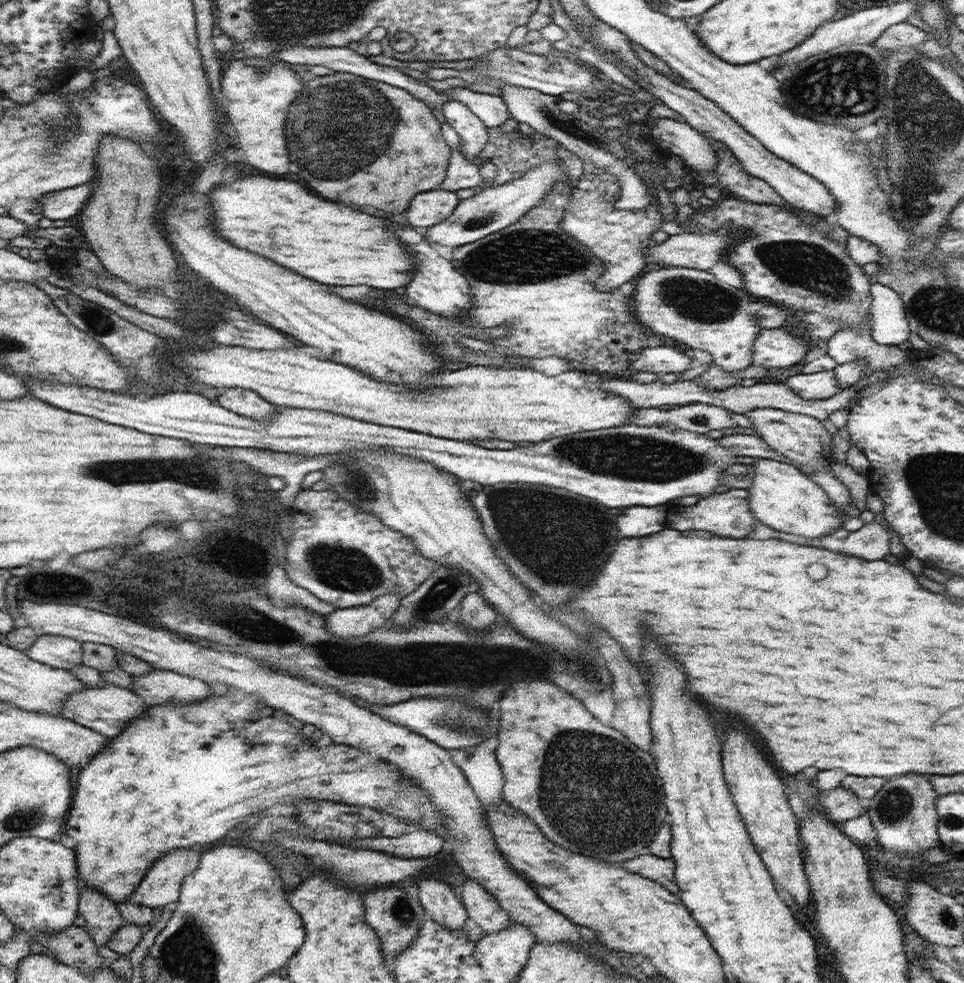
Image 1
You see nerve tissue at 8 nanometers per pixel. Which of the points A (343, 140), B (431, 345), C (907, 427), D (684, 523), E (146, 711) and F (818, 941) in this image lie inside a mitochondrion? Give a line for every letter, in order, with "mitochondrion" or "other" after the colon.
A: mitochondrion
B: other
C: other
D: other
E: other
F: other

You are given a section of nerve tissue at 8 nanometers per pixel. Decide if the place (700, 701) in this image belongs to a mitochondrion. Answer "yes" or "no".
no

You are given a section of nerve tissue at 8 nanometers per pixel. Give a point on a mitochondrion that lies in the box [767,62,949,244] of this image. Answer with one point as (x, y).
(850, 146)

